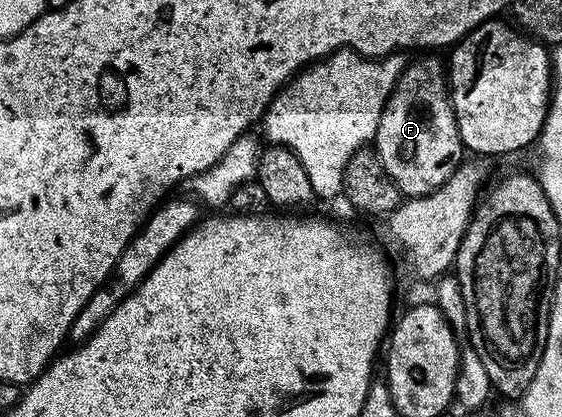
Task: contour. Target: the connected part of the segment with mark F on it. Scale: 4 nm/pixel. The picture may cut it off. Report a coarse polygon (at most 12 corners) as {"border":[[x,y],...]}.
{"border":[[436,58],[405,64],[374,138],[385,178],[425,197],[466,157]]}

